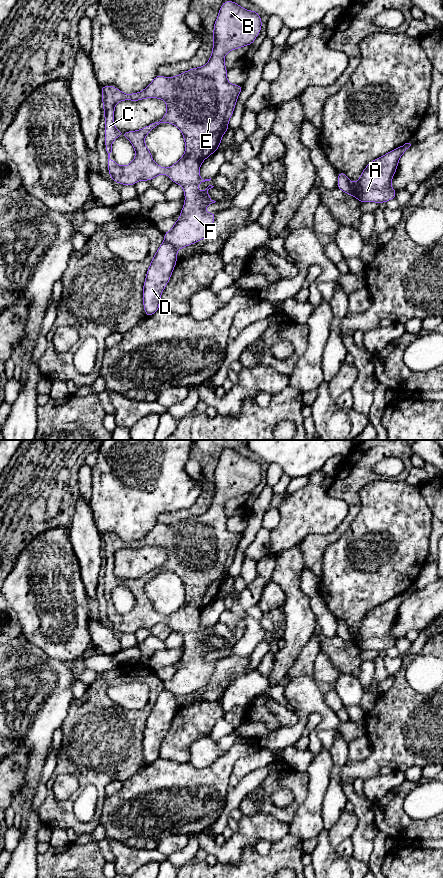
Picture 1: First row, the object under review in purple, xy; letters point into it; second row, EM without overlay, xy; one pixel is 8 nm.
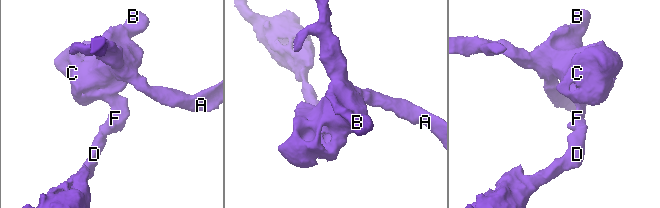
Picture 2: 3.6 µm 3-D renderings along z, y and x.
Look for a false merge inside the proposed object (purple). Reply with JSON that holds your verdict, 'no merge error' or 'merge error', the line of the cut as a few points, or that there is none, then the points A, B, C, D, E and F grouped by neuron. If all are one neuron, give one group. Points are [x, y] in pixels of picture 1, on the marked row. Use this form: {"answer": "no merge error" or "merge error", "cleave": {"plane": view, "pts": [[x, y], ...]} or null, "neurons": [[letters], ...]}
{"answer": "merge error", "cleave": {"plane": "xy", "pts": [[165, 240], [176, 250]]}, "neurons": [["A", "B", "C", "E", "F"], ["D"]]}

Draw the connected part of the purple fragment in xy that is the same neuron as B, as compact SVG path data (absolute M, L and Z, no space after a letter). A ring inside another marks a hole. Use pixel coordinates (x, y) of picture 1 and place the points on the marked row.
M224 1L214 24L213 49L206 65L190 69L175 77L157 75L143 91L138 93L125 94L111 85L101 87L105 116L105 148L108 153L108 171L111 179L121 185L135 185L140 180L151 181L160 174L166 174L173 183L183 187L185 202L180 218L170 231L164 233L164 240L176 250L194 244L210 234L216 212L206 213L205 207L216 202L208 196L208 190L214 186L209 185L202 192L197 190L198 184L211 180L211 178L203 180L199 176L199 170L202 162L220 146L222 136L229 129L228 122L243 87L243 85L233 85L228 82L224 57L231 50L251 45L261 31L261 27L262 21L257 11L244 9L233 1ZM146 98L159 98L165 101L167 112L164 117L159 122L137 131L122 133L116 129L114 126L115 105L124 100L139 101ZM160 123L170 123L178 127L185 141L184 155L169 168L162 168L153 161L151 152L144 142L146 135ZM120 135L124 135L132 143L136 152L135 158L127 166L119 166L115 160L110 159L112 142Z

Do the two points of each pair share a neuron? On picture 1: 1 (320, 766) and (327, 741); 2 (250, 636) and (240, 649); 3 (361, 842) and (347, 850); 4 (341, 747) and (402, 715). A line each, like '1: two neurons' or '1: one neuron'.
1: two neurons
2: one neuron
3: two neurons
4: two neurons

